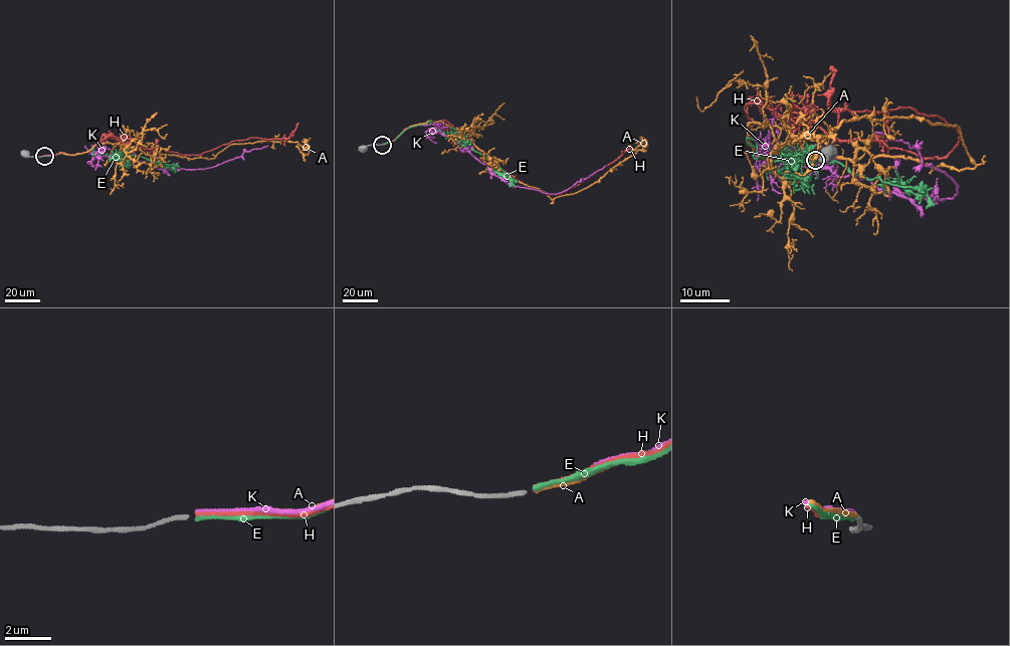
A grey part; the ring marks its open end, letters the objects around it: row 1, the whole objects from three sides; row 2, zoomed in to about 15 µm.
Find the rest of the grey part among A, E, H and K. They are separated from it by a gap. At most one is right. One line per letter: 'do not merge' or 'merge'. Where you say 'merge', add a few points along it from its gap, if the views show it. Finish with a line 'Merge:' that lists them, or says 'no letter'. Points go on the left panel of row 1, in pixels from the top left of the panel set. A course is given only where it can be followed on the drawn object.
A: merge; it runs (45, 156), (81, 154), (105, 143), (148, 155), (208, 159), (231, 145), (285, 141), (308, 148), (308, 142)
E: do not merge
H: do not merge
K: do not merge
Merge: A

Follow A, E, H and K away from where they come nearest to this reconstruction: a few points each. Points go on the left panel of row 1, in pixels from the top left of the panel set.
A: (45, 156), (81, 154), (105, 143), (148, 155), (208, 159), (231, 145), (285, 141), (308, 148), (308, 142)
E: (45, 156), (73, 155), (93, 148), (93, 155), (133, 155), (176, 166), (150, 166)
H: (45, 156), (85, 152), (115, 136), (130, 139), (144, 149), (200, 155), (234, 141), (287, 139), (297, 123)
K: (45, 155), (88, 152), (94, 155), (98, 152), (107, 156), (146, 162), (158, 168), (204, 169), (267, 146)

